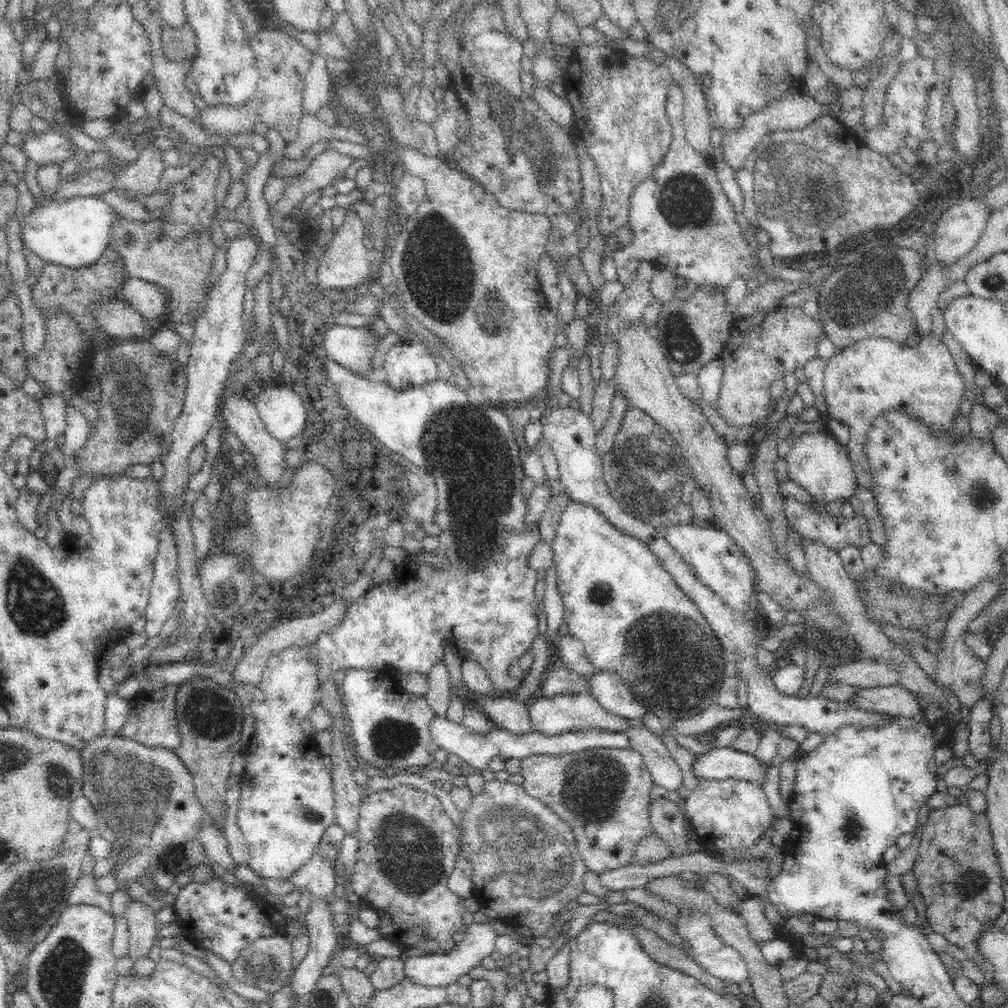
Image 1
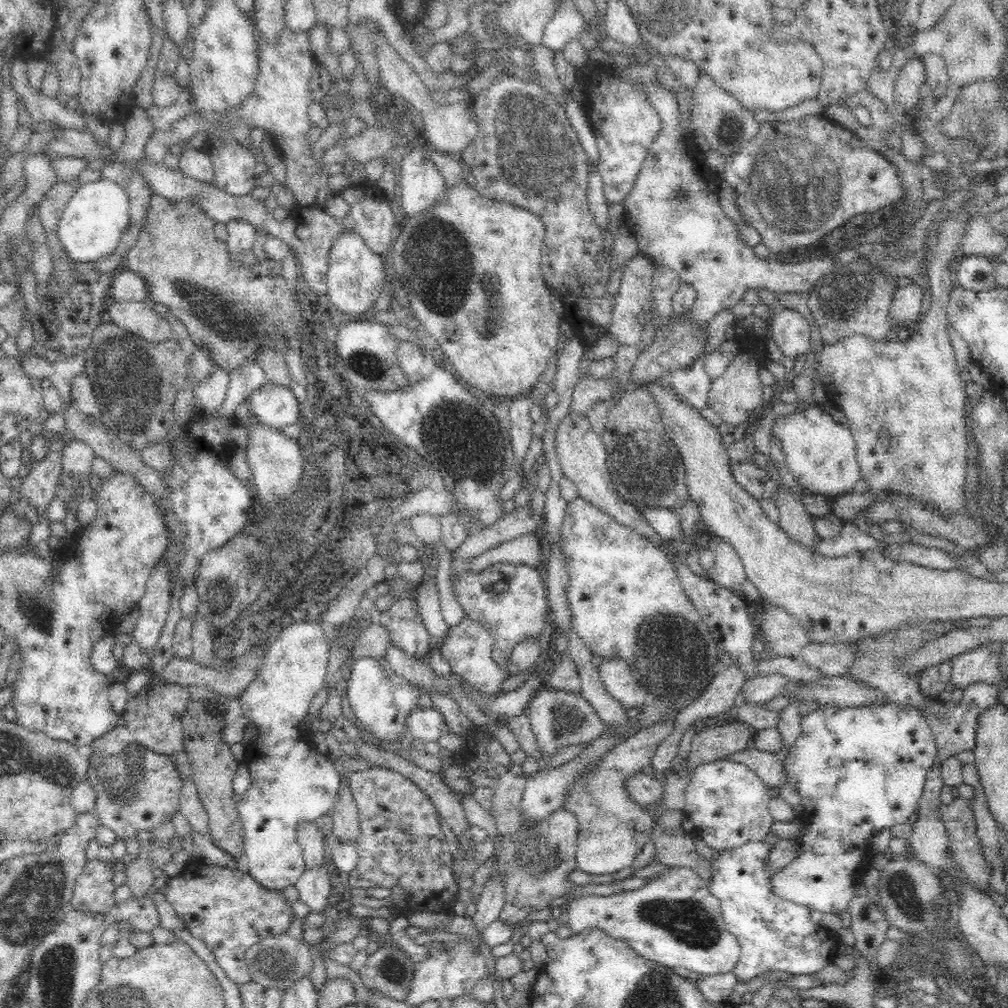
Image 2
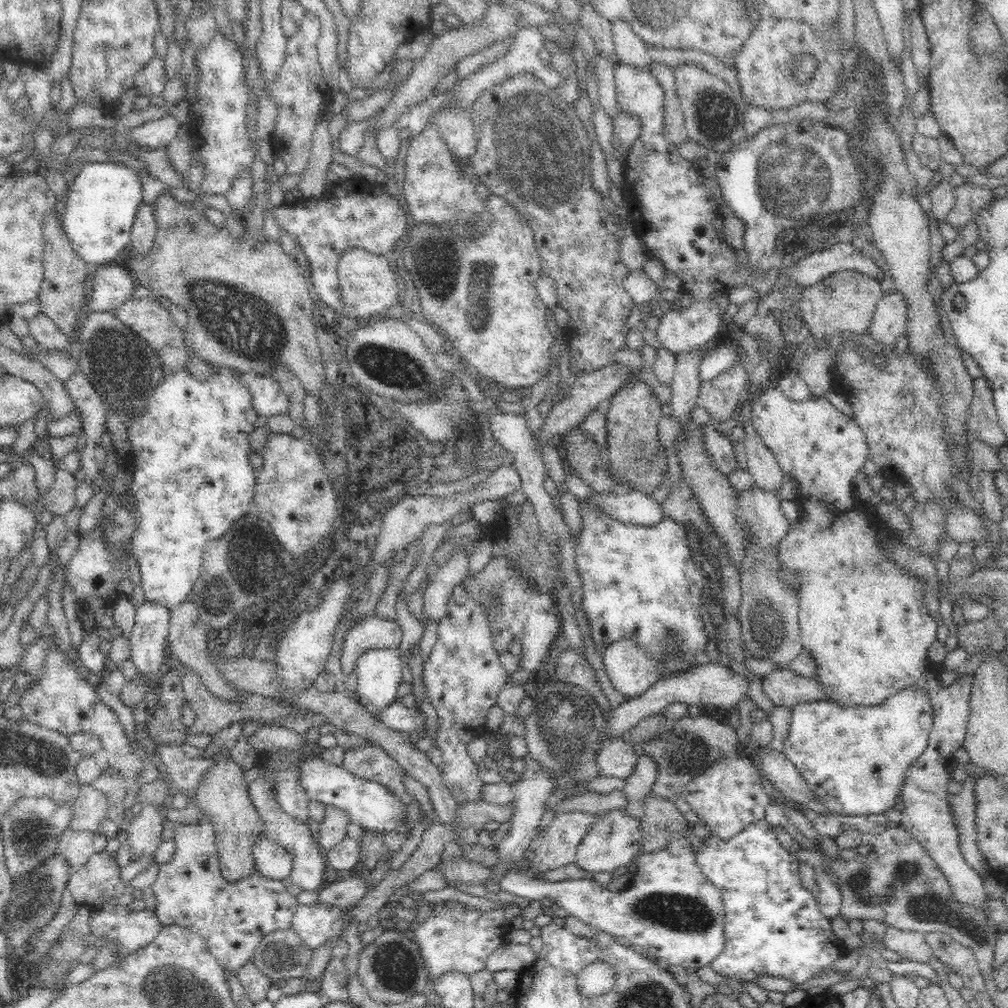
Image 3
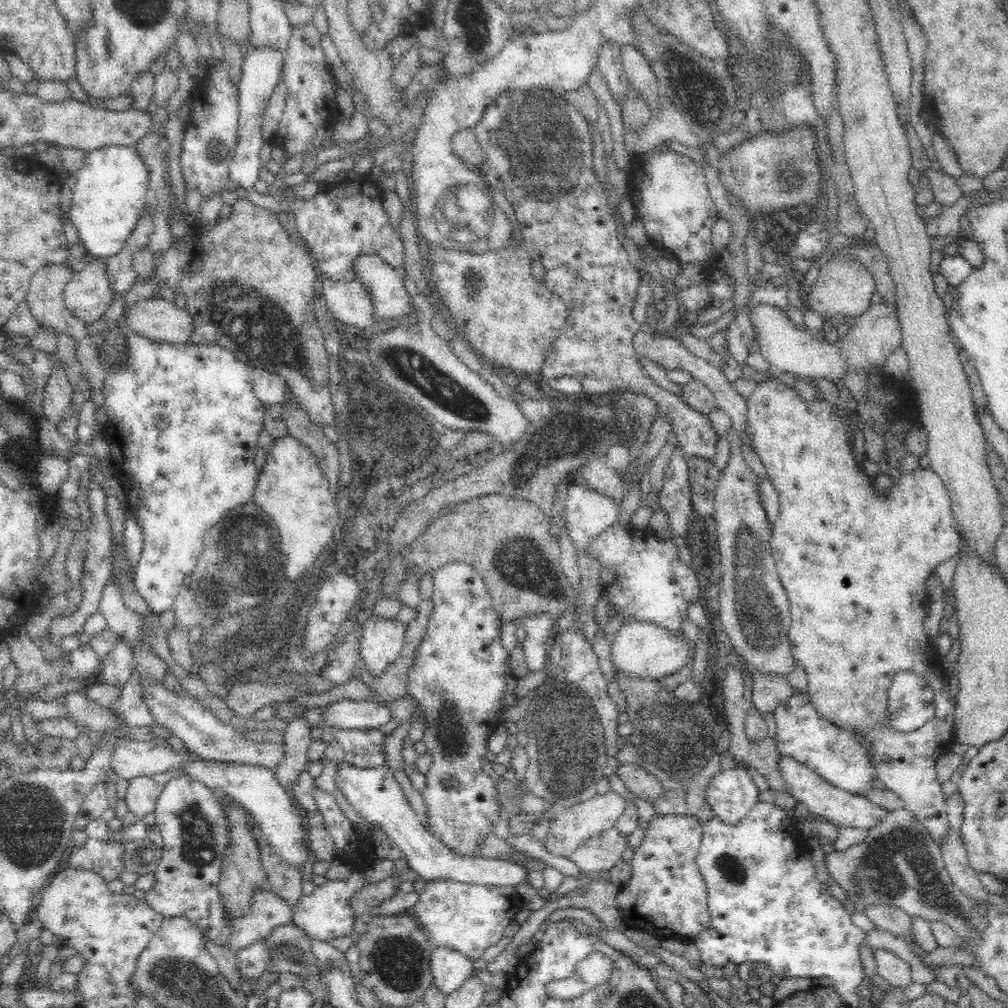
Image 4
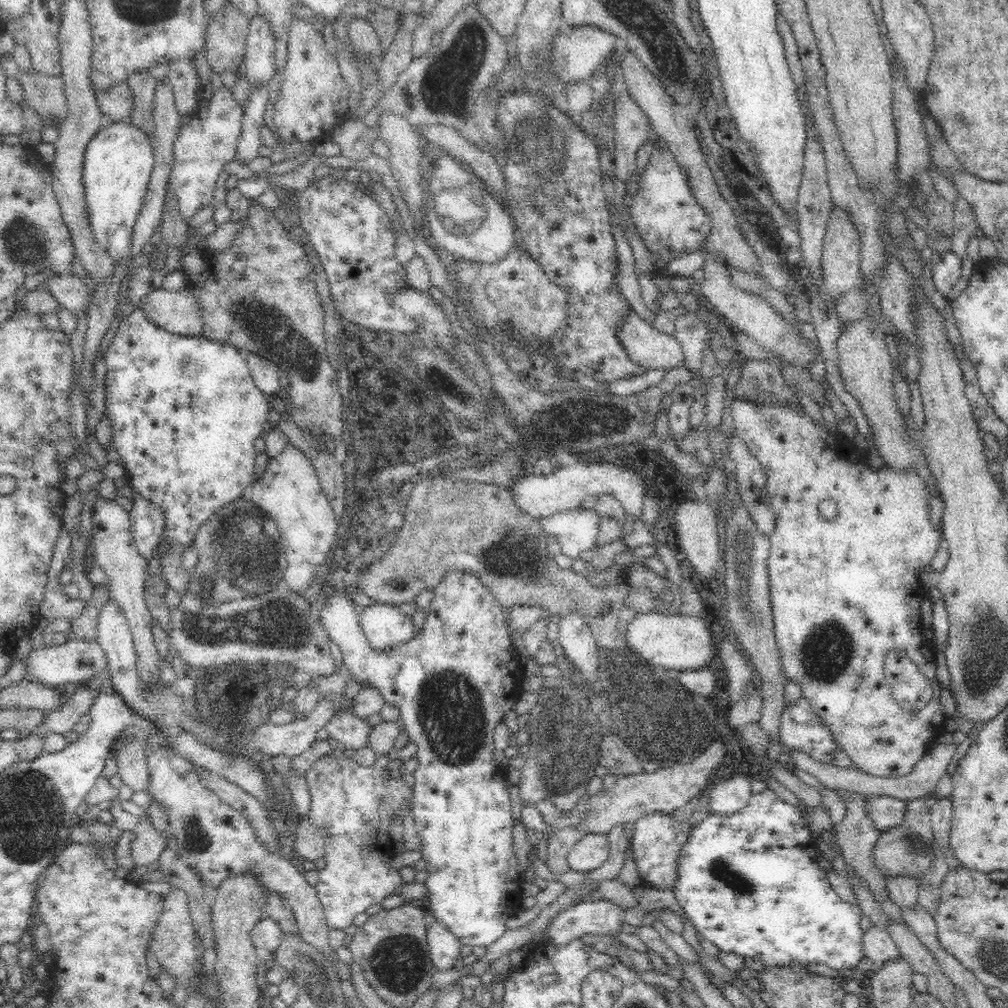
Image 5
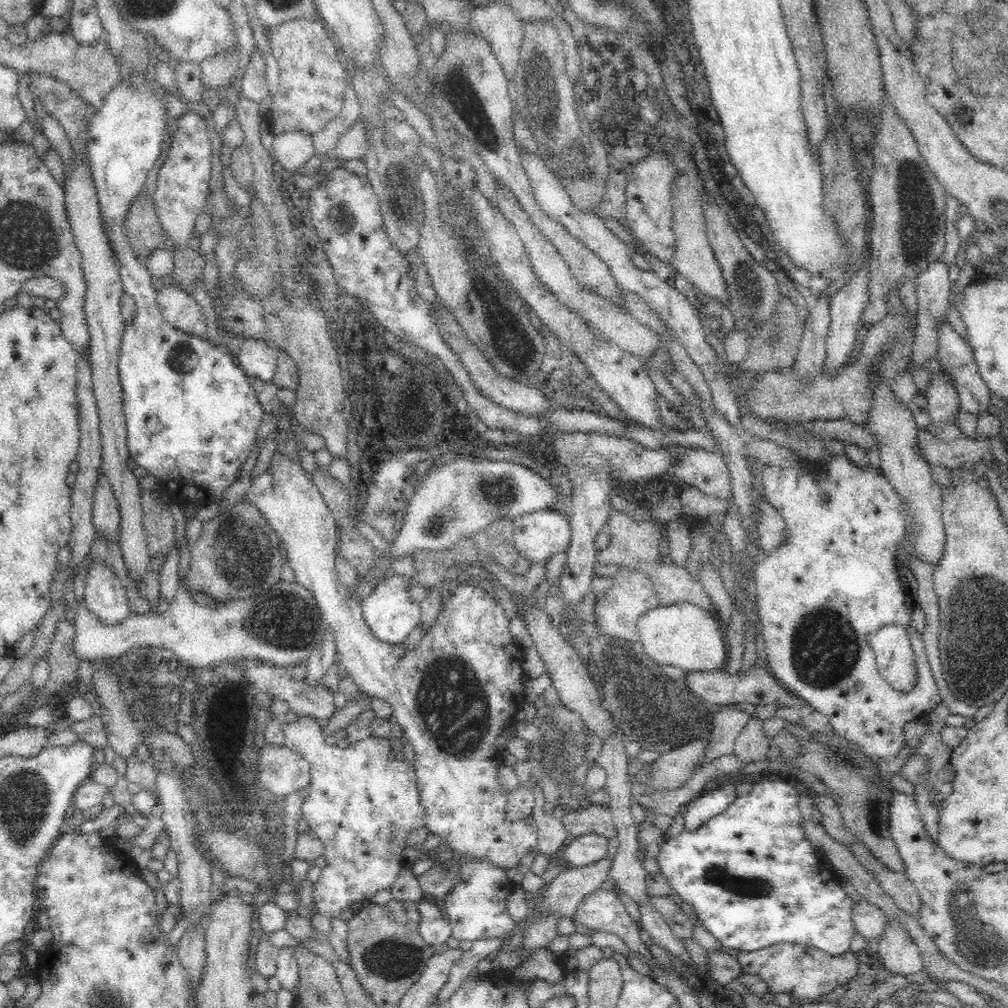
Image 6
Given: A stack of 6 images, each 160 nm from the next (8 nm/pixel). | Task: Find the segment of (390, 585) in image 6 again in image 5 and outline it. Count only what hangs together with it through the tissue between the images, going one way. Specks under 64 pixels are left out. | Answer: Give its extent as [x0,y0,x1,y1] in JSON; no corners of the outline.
[359,603,415,653]

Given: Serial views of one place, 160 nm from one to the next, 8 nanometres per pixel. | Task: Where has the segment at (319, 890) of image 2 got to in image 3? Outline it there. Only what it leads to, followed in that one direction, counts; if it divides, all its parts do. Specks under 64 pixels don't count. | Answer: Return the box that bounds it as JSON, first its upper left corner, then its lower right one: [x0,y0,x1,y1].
[248,777,325,896]

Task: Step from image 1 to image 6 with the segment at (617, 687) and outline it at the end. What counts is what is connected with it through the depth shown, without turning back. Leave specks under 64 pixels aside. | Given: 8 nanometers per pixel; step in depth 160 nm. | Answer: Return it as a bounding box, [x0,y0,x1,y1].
[636,603,728,674]

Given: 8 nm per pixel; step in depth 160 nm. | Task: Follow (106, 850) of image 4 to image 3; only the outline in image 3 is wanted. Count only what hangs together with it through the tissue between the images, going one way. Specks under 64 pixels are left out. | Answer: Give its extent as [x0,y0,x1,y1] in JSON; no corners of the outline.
[67,850,127,907]

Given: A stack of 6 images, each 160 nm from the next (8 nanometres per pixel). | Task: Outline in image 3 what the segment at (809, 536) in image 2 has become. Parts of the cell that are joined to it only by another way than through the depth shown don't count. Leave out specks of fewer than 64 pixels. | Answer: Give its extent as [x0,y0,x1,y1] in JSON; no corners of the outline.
[743,423,784,495]

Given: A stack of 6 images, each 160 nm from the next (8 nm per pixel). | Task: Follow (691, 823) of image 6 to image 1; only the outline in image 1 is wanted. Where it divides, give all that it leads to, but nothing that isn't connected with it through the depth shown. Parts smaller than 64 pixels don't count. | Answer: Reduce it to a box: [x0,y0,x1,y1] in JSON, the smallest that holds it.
[686,779,773,853]

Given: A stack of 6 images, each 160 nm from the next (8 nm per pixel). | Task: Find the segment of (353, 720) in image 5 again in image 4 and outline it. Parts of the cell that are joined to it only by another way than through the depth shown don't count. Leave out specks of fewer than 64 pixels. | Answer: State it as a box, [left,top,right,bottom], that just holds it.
[333,729,386,768]

